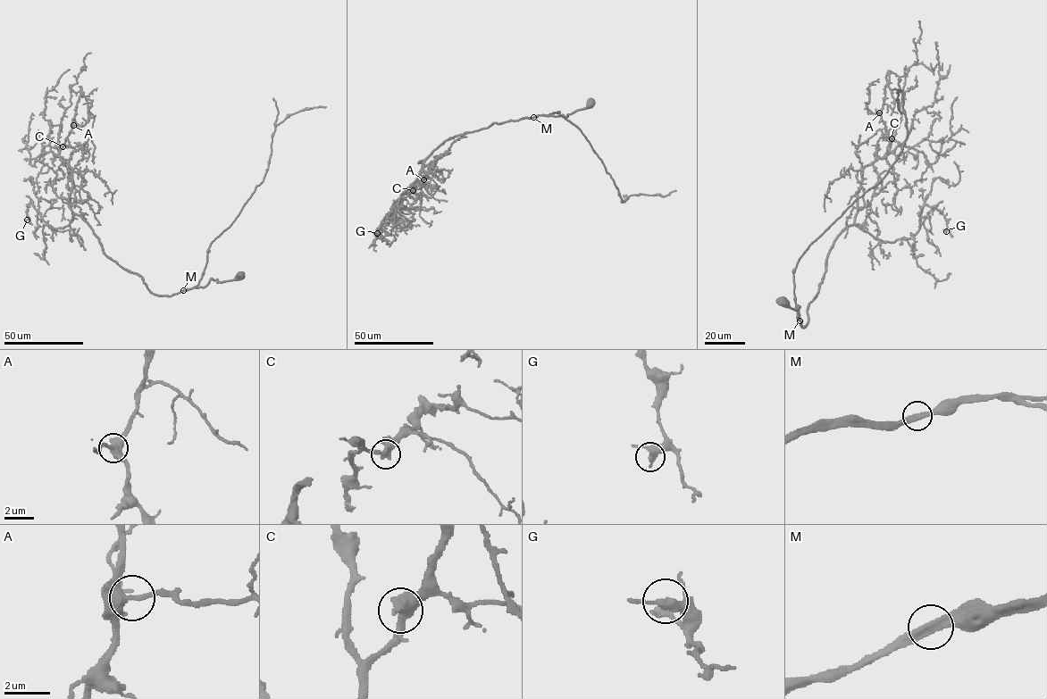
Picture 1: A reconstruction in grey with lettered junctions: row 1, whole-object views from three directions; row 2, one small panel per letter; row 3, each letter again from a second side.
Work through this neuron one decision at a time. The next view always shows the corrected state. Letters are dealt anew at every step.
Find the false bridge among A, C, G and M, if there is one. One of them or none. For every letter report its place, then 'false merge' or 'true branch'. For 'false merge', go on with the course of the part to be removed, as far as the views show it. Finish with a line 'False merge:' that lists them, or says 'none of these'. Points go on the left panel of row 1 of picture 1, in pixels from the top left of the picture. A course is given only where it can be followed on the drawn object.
A: place (73, 125); true branch
C: place (62, 146); true branch
G: place (27, 220); true branch
M: place (183, 290); true branch
False merge: none of these

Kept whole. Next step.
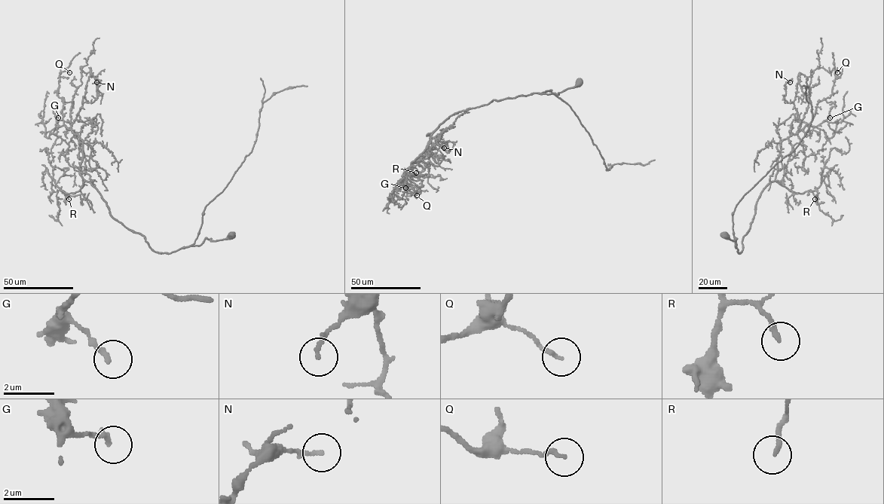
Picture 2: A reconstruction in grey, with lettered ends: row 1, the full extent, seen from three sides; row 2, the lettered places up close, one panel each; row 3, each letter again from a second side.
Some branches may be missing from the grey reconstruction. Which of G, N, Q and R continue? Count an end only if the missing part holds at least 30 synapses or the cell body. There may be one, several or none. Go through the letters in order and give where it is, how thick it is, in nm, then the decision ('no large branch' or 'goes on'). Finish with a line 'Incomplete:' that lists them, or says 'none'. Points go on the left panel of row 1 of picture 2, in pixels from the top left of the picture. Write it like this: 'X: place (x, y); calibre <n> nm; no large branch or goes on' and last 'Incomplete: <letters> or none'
G: place (58, 117); calibre 200 nm; no large branch
N: place (96, 82); calibre 140 nm; no large branch
Q: place (69, 72); calibre 150 nm; no large branch
R: place (68, 199); calibre 180 nm; no large branch
Incomplete: none

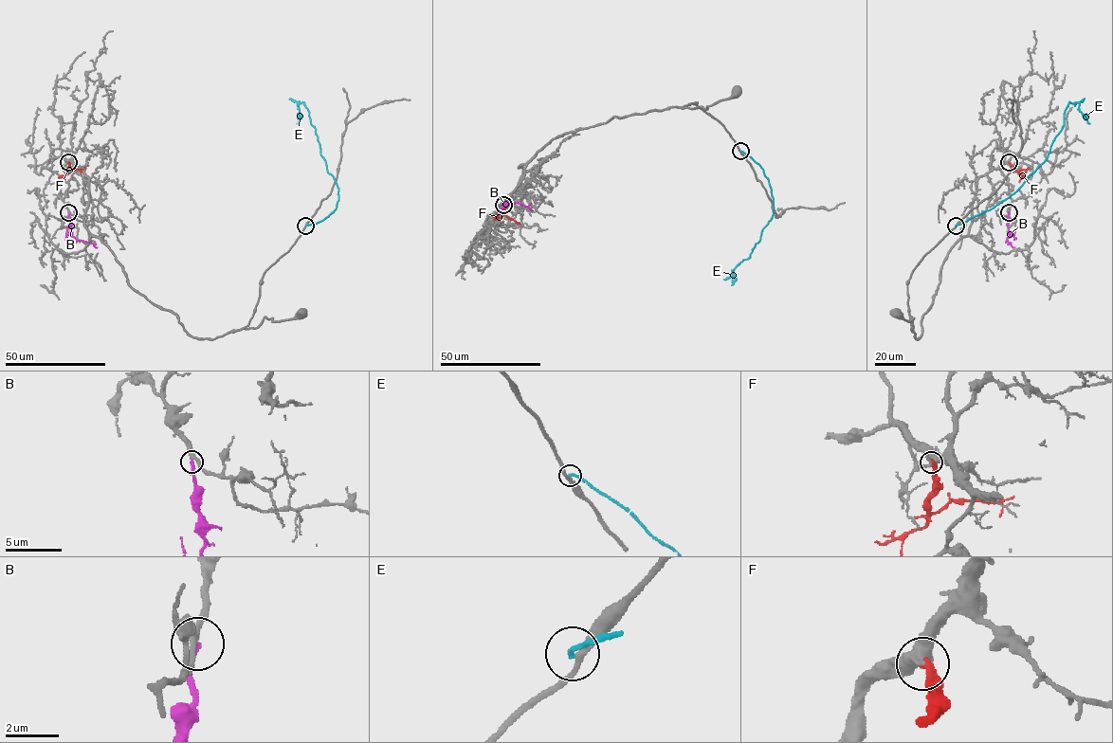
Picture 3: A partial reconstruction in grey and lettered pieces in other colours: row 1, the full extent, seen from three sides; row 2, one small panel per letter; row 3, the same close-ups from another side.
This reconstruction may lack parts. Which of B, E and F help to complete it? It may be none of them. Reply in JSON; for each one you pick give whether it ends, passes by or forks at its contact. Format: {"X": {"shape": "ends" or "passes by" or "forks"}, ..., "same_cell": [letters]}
{"B": {"shape": "ends"}, "same_cell": ["B"]}

